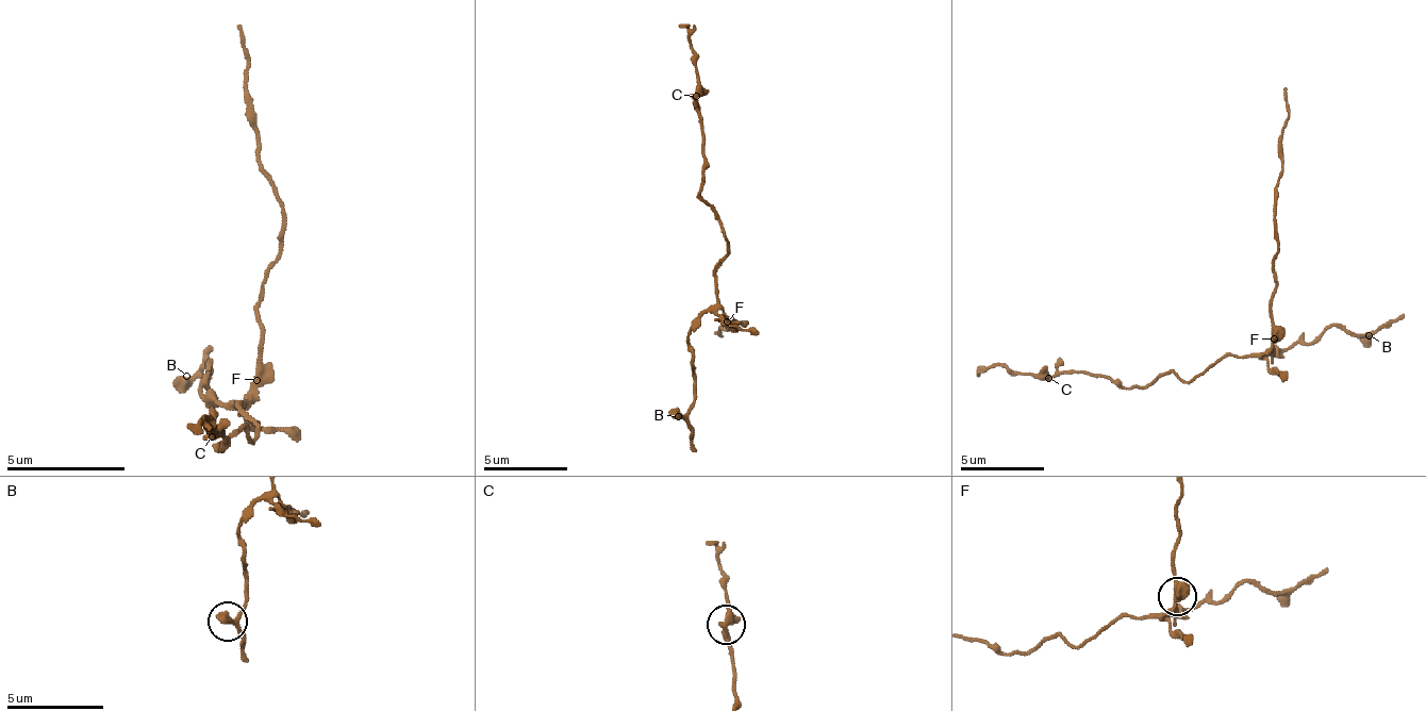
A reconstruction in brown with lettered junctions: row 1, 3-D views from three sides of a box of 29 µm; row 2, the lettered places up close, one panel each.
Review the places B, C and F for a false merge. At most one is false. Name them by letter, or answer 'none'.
F

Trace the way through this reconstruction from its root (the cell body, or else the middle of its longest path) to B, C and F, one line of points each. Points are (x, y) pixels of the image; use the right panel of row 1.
B: (1244, 356), (1281, 356), (1297, 344), (1314, 344), (1331, 327), (1344, 327), (1356, 335), (1369, 335)
C: (1244, 356), (1223, 356), (1190, 381), (1160, 373), (1147, 385), (1131, 390), (1084, 373), (1047, 377)
F: (1244, 356), (1256, 356), (1269, 347), (1273, 340)

